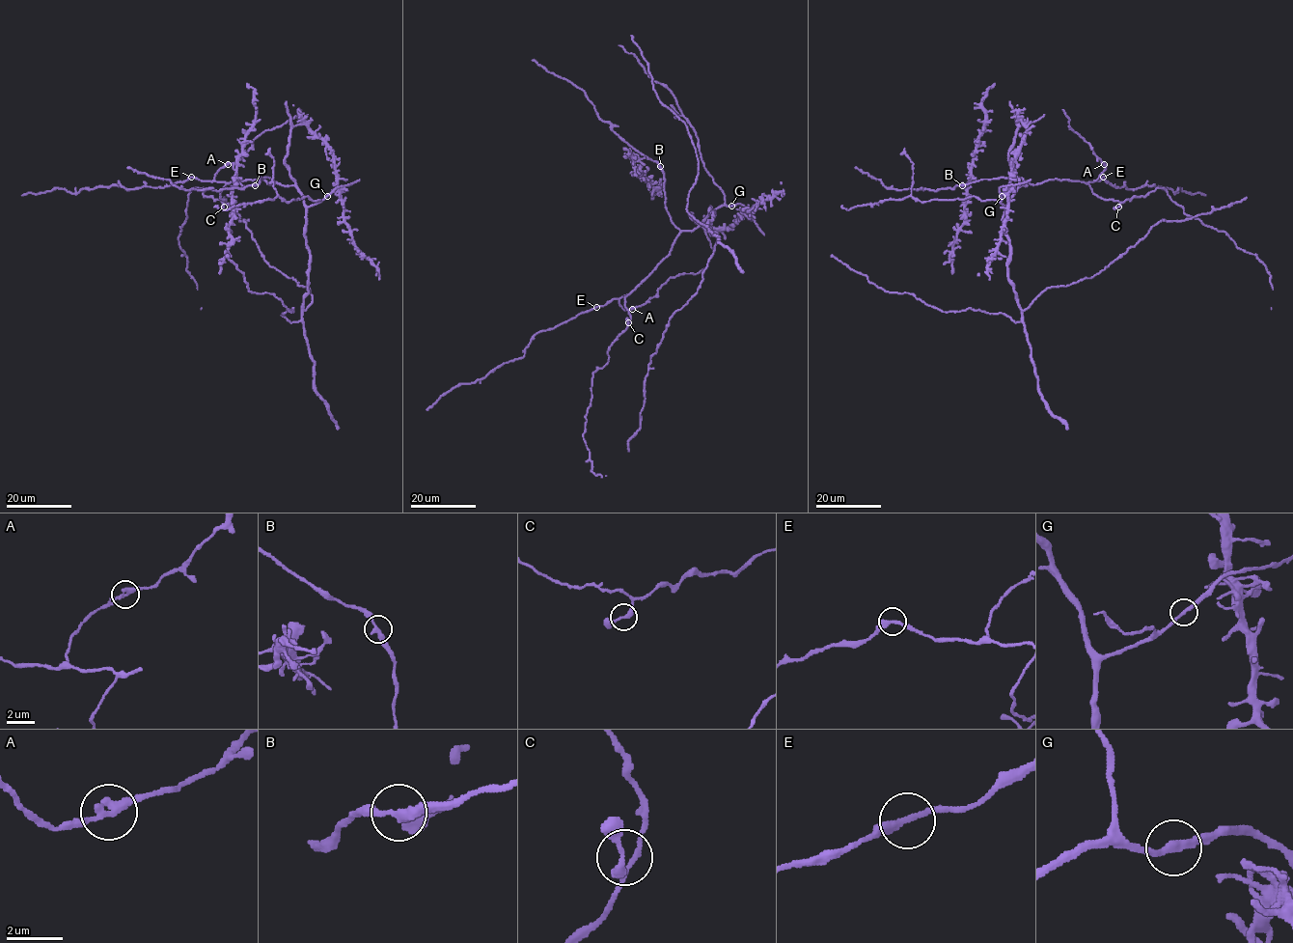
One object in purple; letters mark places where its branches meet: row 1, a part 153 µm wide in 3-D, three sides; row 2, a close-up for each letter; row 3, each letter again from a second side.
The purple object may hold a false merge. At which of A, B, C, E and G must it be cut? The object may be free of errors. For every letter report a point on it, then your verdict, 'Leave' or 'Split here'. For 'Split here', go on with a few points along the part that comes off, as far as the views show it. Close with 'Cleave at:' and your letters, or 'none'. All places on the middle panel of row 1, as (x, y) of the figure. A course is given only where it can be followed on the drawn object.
A: Place: (632, 309). Leave
B: Place: (660, 166). Leave
C: Place: (628, 322). Leave
E: Place: (596, 307). Leave
G: Place: (731, 206). Leave
Cleave at: none

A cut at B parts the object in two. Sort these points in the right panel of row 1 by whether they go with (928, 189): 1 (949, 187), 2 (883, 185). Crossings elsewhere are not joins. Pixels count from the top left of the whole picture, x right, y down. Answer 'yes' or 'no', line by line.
1: yes
2: yes

